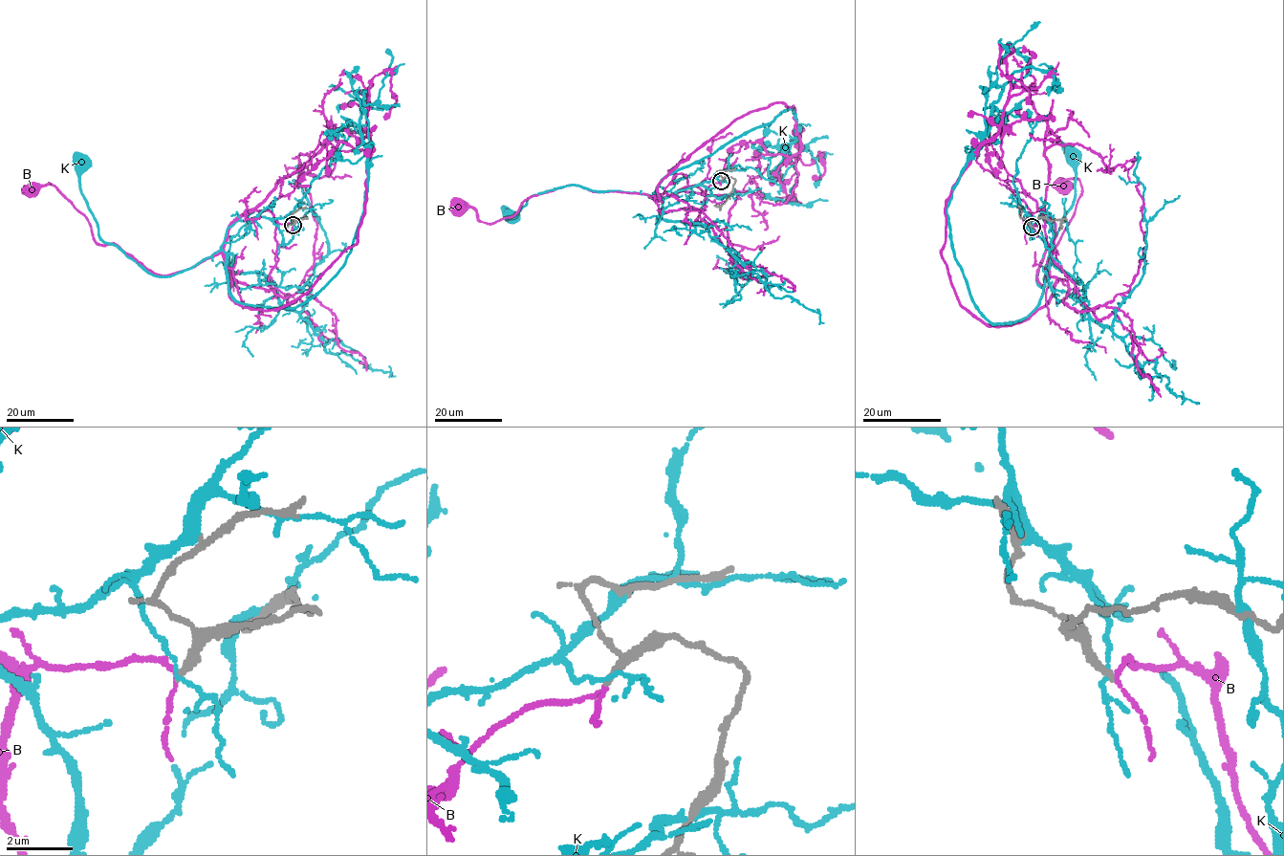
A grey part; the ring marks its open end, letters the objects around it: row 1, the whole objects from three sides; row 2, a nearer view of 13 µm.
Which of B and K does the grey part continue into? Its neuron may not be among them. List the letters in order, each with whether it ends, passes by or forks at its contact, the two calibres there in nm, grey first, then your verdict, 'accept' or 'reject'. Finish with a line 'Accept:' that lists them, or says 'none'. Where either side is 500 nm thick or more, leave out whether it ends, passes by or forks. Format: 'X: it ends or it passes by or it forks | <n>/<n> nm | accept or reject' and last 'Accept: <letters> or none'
B: it passes by | 200/110 nm | accept
K: it forks | 240/90 nm | reject
Accept: B

